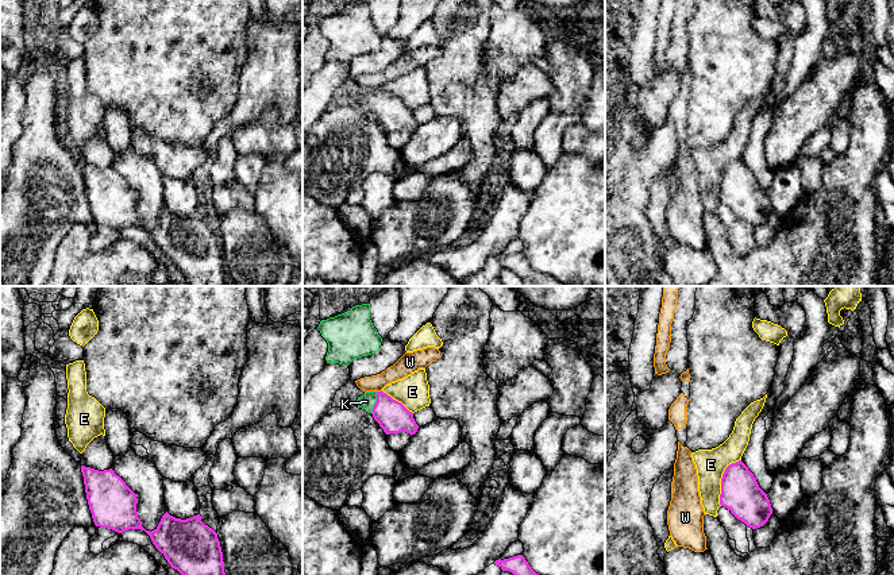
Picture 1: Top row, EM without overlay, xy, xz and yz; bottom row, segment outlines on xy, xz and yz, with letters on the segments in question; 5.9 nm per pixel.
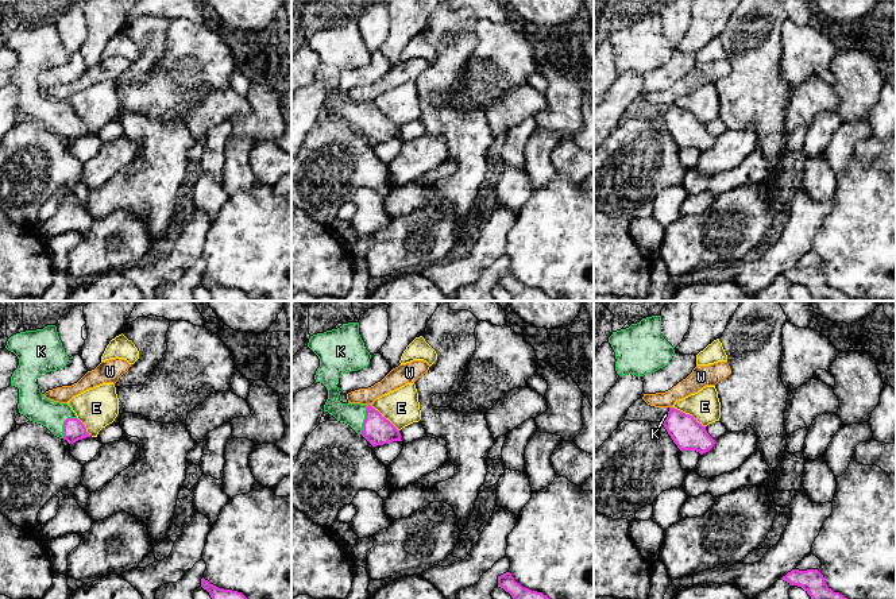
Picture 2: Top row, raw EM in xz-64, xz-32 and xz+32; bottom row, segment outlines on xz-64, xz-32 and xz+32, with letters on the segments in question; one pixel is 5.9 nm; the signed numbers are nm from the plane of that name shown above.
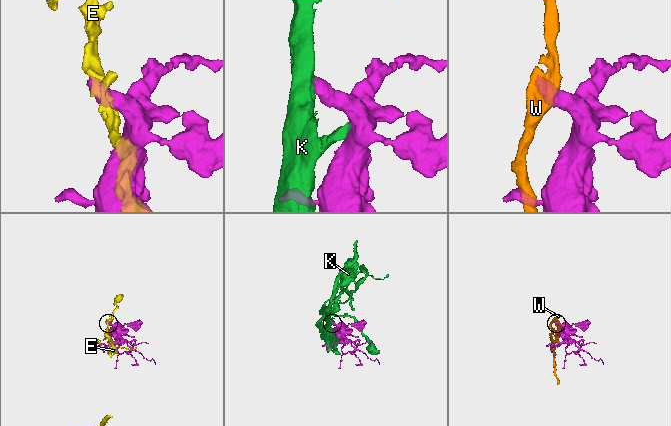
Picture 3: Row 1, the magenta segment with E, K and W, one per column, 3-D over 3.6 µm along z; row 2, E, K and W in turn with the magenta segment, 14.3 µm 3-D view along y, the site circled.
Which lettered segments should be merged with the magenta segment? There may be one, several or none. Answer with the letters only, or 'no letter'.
K

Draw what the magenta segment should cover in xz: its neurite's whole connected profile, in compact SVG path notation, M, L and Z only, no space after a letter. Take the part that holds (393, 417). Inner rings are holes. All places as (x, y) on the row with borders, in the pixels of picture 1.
M382 390L366 391L357 401L358 408L371 413L386 435L406 432L412 436L419 429L413 413Z

